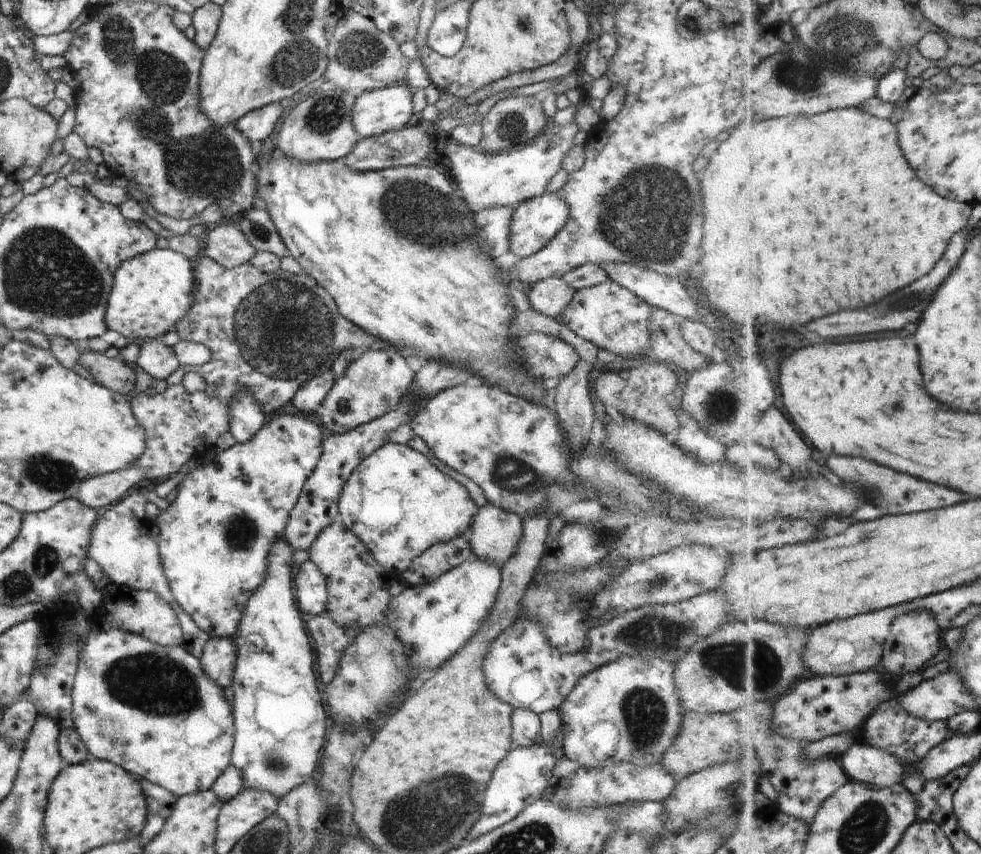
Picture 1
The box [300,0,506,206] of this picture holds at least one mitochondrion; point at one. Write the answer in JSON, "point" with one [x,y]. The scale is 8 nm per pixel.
{"point":[360,52]}

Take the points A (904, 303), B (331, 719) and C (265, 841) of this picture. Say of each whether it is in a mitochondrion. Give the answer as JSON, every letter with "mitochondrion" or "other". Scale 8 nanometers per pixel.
{"A":"mitochondrion","B":"other","C":"mitochondrion"}

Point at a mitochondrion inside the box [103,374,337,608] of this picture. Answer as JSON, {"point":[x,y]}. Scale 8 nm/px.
{"point":[241,534]}

